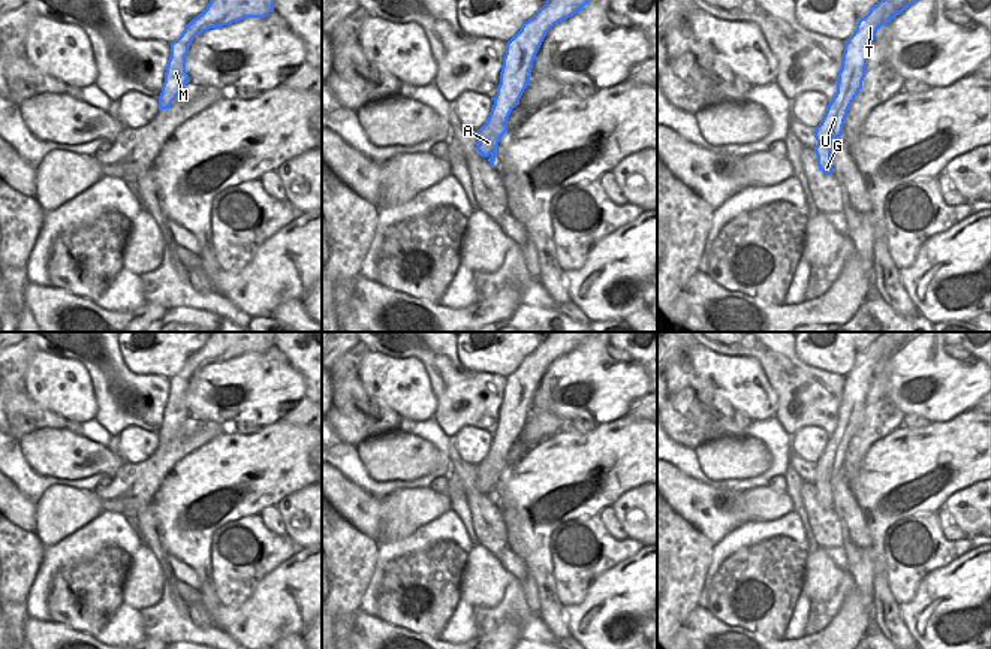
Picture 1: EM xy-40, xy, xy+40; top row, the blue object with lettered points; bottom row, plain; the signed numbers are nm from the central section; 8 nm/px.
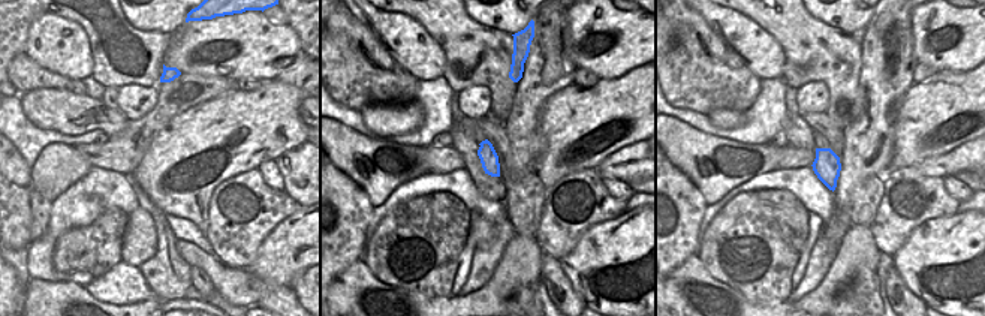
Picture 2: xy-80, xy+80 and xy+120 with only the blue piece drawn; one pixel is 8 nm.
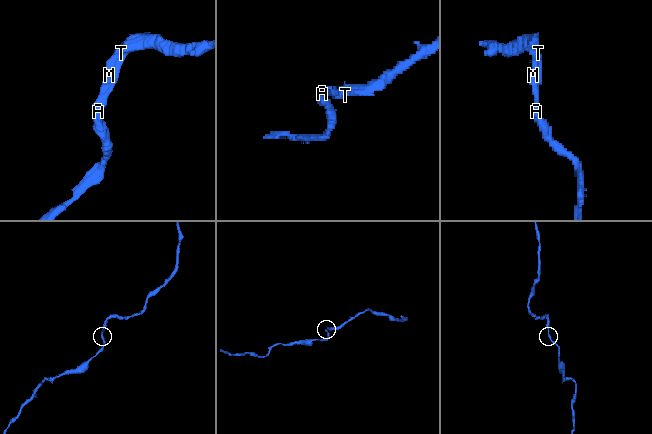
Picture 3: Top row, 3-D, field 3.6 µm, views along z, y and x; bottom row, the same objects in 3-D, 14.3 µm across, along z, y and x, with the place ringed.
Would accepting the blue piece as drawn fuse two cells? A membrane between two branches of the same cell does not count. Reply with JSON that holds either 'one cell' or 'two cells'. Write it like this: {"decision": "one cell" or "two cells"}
{"decision": "one cell"}

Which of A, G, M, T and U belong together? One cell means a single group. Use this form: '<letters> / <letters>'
A G M T U

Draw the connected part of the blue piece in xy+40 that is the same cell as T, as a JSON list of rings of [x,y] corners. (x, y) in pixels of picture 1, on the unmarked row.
[[[885,332],[858,356],[853,369],[844,375],[837,428],[829,437],[820,459],[814,464],[814,473],[817,476],[814,487],[817,490],[817,501],[823,508],[832,508],[831,477],[843,470],[847,446],[862,423],[867,395],[877,365],[882,360],[888,360],[892,353],[921,333],[922,332]]]

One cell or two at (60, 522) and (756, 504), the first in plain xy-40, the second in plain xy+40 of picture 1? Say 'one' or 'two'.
one

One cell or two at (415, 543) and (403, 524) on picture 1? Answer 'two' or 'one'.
two

